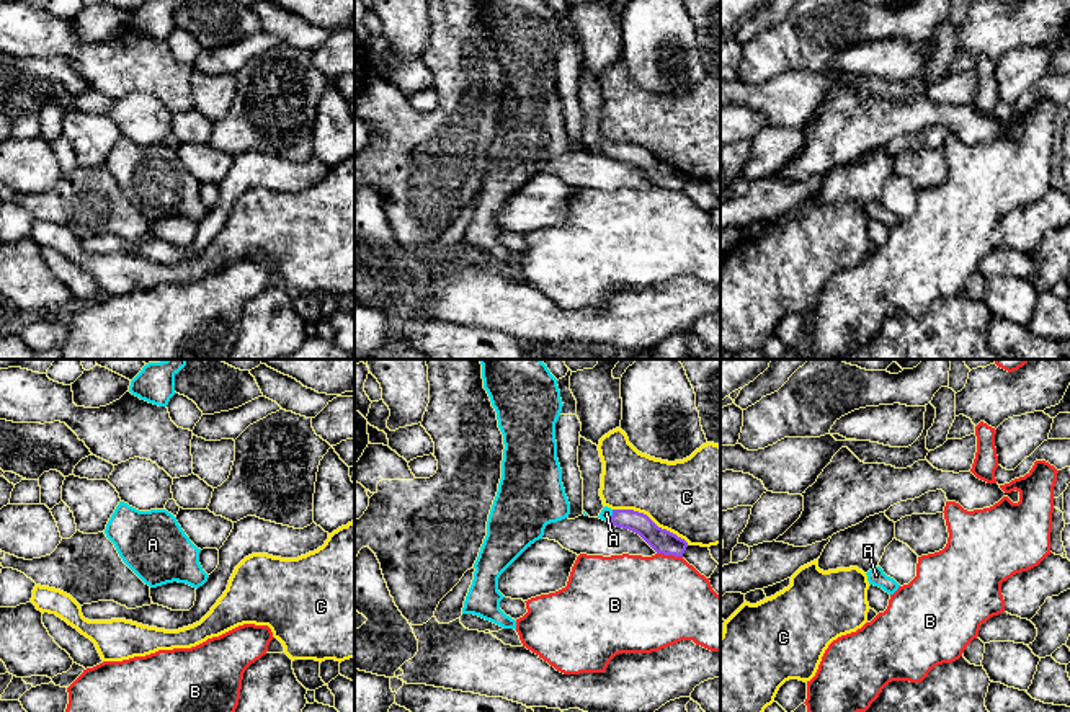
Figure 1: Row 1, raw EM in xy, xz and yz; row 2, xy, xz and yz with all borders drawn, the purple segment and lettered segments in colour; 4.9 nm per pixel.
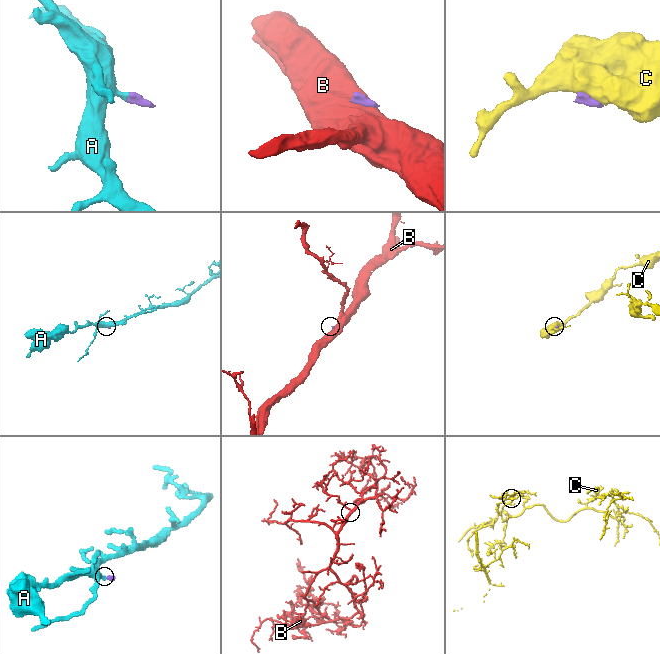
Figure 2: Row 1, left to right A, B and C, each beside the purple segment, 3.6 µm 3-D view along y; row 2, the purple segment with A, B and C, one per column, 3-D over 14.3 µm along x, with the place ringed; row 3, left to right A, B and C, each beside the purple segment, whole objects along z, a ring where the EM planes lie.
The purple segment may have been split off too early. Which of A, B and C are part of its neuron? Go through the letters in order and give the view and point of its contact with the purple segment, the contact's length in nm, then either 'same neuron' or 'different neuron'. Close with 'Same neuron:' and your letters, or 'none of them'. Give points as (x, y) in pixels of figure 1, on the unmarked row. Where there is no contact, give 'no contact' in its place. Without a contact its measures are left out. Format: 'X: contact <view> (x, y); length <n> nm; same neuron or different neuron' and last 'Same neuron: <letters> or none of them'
A: contact xz (611, 151); length 70 nm; same neuron
B: contact xz (670, 188); length 130 nm; different neuron
C: contact xz (649, 152); length 420 nm; different neuron
Same neuron: A

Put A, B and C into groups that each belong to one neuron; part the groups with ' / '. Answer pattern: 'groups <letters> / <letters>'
groups A / B / C

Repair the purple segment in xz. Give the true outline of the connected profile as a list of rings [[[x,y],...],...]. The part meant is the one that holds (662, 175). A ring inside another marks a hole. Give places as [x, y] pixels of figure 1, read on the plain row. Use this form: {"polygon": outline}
{"polygon": [[[604,140],[598,152],[639,168],[657,188],[683,191],[688,181],[684,173],[658,162],[647,149],[634,144],[611,144]]]}

